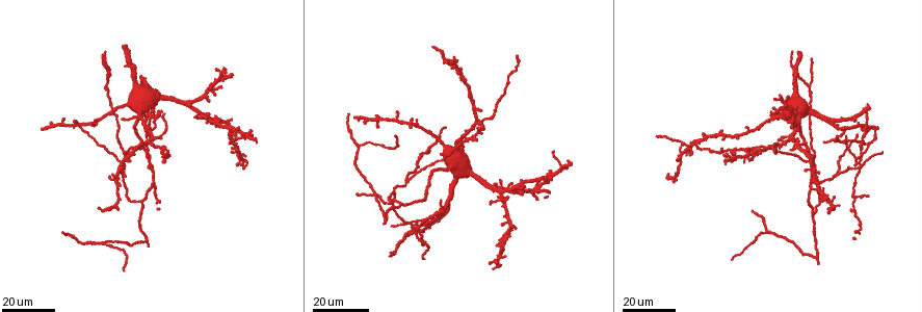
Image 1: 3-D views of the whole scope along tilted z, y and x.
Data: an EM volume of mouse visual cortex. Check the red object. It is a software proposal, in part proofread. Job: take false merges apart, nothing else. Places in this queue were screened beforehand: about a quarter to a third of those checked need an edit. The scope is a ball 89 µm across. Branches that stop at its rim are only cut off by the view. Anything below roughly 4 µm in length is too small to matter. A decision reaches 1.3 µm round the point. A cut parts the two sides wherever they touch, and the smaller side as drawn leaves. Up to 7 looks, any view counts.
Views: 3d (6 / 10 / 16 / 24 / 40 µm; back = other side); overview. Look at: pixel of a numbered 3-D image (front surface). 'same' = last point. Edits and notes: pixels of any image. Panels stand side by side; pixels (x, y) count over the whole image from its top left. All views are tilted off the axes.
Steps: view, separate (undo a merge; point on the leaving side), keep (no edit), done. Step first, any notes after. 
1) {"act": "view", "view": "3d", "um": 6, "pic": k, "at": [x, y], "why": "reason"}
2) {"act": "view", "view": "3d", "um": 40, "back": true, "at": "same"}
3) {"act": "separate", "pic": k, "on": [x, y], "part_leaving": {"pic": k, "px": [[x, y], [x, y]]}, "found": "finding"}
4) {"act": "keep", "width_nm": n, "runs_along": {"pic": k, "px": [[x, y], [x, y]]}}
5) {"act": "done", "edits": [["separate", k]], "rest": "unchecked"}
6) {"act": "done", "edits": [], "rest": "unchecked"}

{"act": "view", "view": "3d", "um": 16, "pic": 1, "at": [122, 251], "why": "sudden change in width"}

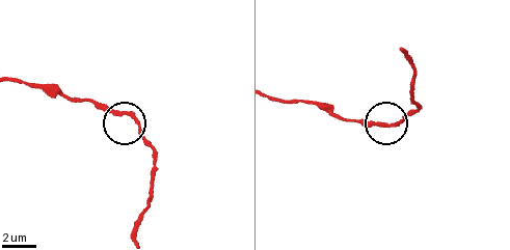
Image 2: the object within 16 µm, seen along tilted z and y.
{"act": "view", "view": "3d", "um": 10, "pic": 2, "at": [394, 123], "why": "closer look"}

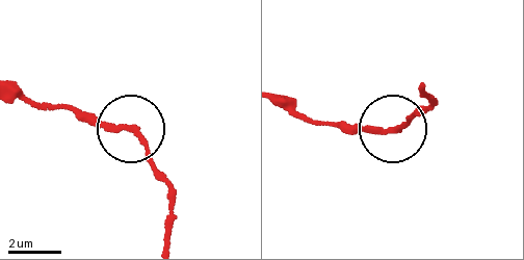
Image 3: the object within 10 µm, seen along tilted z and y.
{"act": "keep", "runs_along": {"pic": 3, "px": [[21, 92], [133, 131], [155, 178]]}, "found": "all the same cell"}

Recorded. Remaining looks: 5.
{"act": "view", "view": "3d", "um": 24, "pic": 1, "at": [399, 201]}

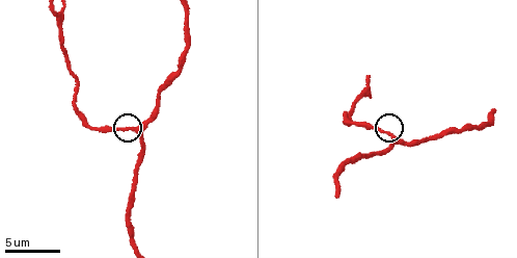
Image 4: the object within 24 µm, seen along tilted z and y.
{"act": "view", "view": "3d", "um": 10, "pic": 4, "at": [393, 137], "why": "closer look"}

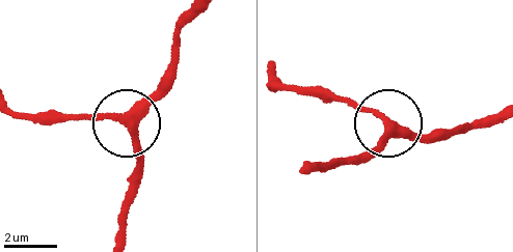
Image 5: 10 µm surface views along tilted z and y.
{"act": "keep", "arms": 3, "runs_along": {"pic": 5, "px": [[198, 12], [179, 34], [174, 80], [128, 124], [139, 184]]}, "found": "all the same cell"}

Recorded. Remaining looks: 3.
{"act": "view", "view": "3d", "um": 24, "pic": 1, "at": [859, 164], "why": "looks like a crossing"}

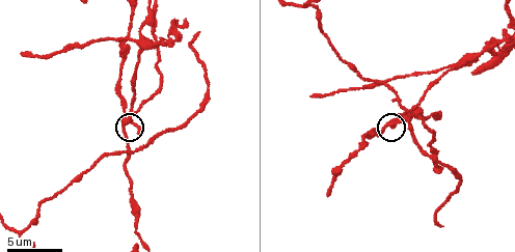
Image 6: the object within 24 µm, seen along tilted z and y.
{"act": "view", "view": "3d", "um": 10, "pic": 6, "at": [125, 120]}

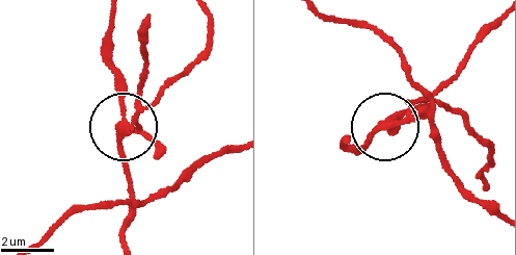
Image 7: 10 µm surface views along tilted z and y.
{"act": "separate", "pic": 7, "on": [157, 102], "arms": 4, "found": "a second cell is stuck on"}

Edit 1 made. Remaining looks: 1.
{"act": "done", "edits": [["separate", 7]], "rest": "unchecked"}

